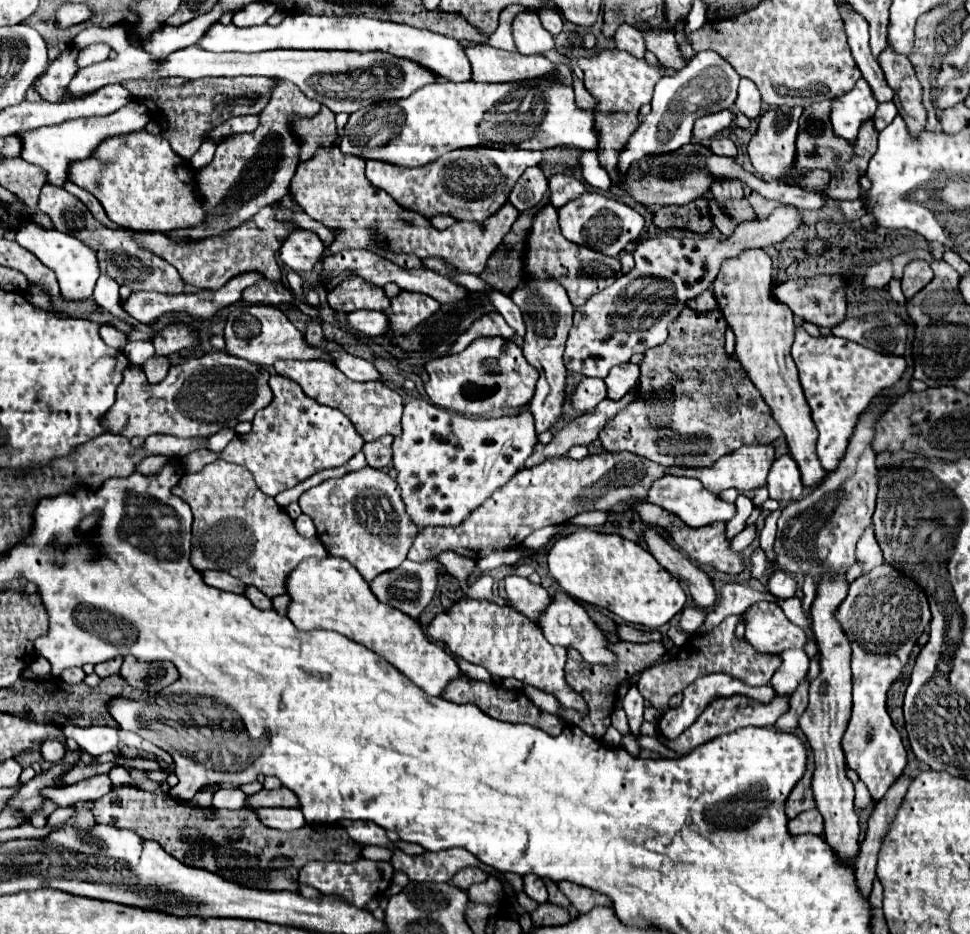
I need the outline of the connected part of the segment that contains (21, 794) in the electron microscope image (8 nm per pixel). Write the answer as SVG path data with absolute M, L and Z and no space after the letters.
M61 764L61 766L53 766L53 768L45 770L43 774L37 774L33 780L29 780L27 784L19 786L17 794L13 798L9 798L9 802L5 804L5 808L23 812L23 816L29 820L31 814L37 812L37 810L41 810L43 804L45 804L45 800L47 800L43 796L43 790L47 786L63 788L65 784L61 784L59 778L63 778L71 768L73 768L73 764Z

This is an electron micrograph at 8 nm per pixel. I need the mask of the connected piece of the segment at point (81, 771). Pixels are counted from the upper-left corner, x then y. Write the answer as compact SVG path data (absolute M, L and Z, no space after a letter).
M75 764L75 768L65 778L65 784L75 784L75 782L81 782L81 780L87 780L91 776L109 772L109 768L113 768L113 764L95 764L95 766L79 766L79 764Z

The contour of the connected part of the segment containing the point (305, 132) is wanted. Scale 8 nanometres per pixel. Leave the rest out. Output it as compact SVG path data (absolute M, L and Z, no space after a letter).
M325 106L315 118L295 118L295 122L291 122L291 126L295 126L295 134L299 134L303 142L309 142L309 146L303 146L301 150L301 160L311 158L319 146L329 146L337 140L335 116L335 112Z

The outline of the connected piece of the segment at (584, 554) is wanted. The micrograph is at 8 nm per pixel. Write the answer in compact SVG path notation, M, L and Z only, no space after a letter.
M579 528L573 534L555 540L547 558L551 576L571 598L607 608L631 624L655 630L667 624L687 600L679 580L667 574L651 552L619 534L601 534L593 528Z

